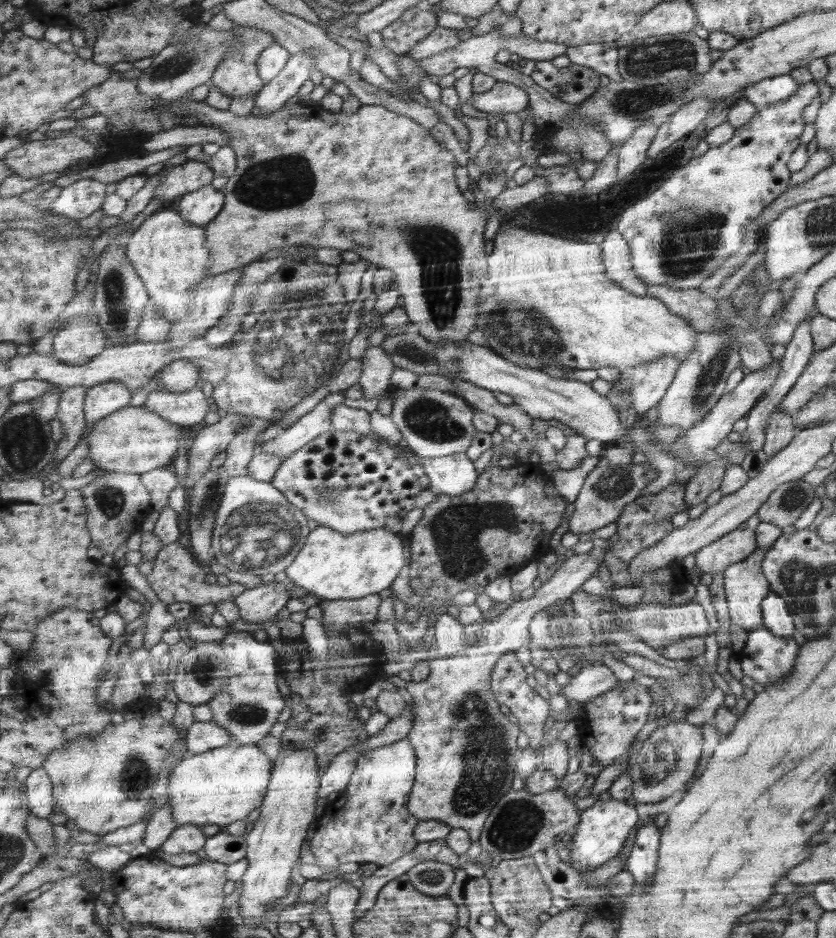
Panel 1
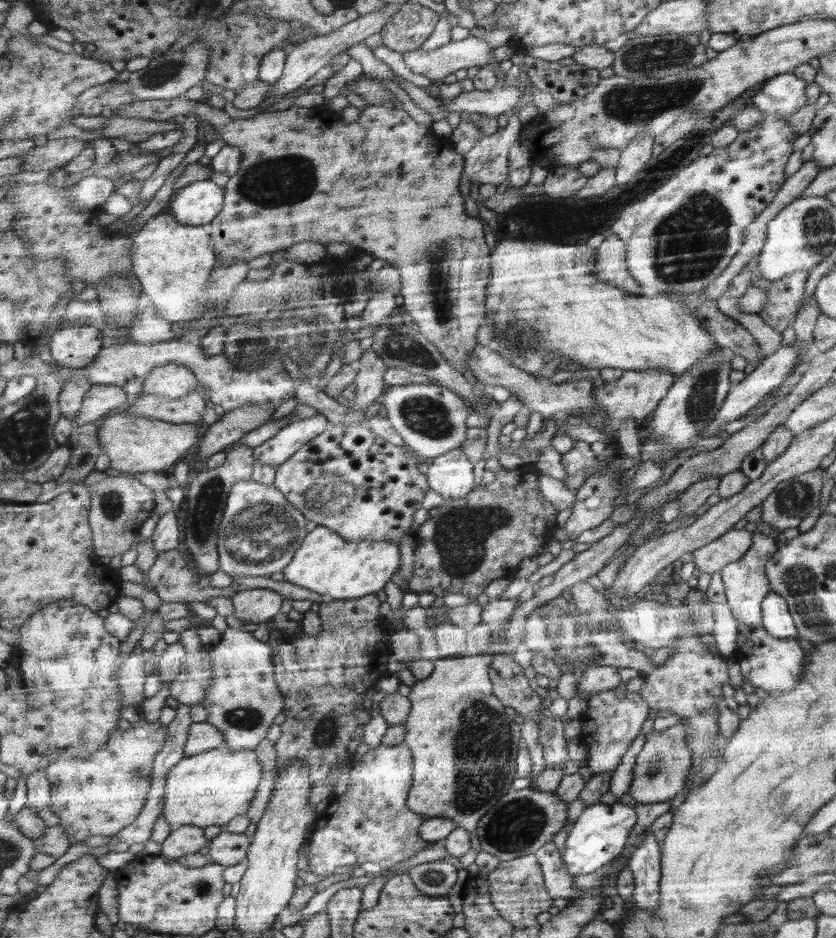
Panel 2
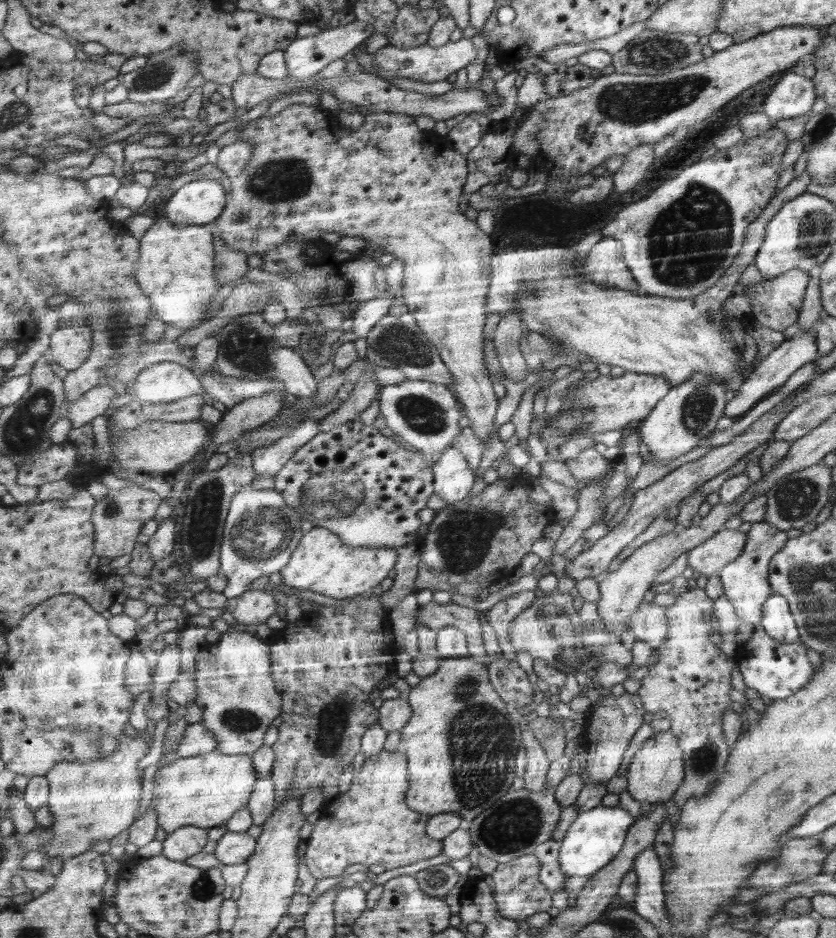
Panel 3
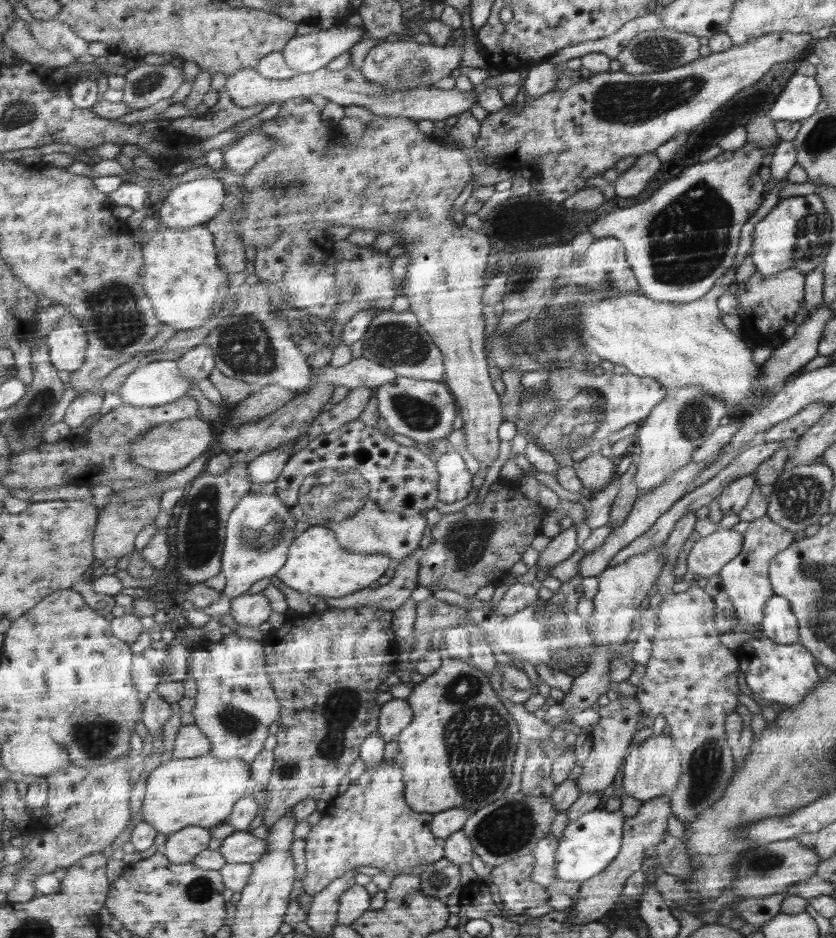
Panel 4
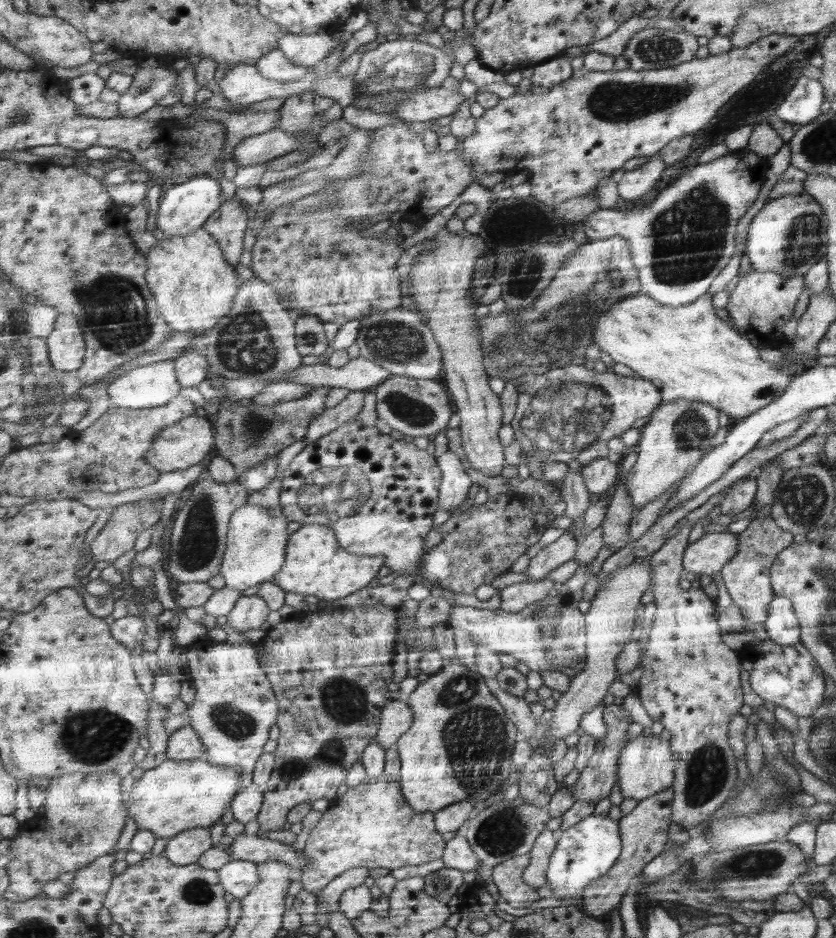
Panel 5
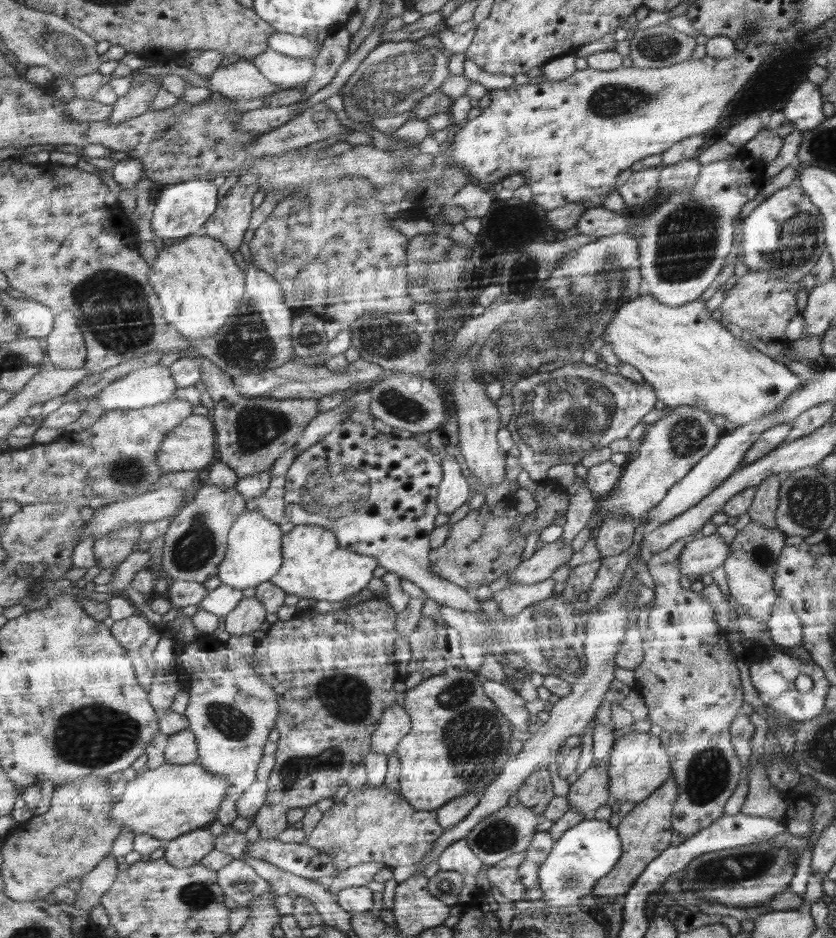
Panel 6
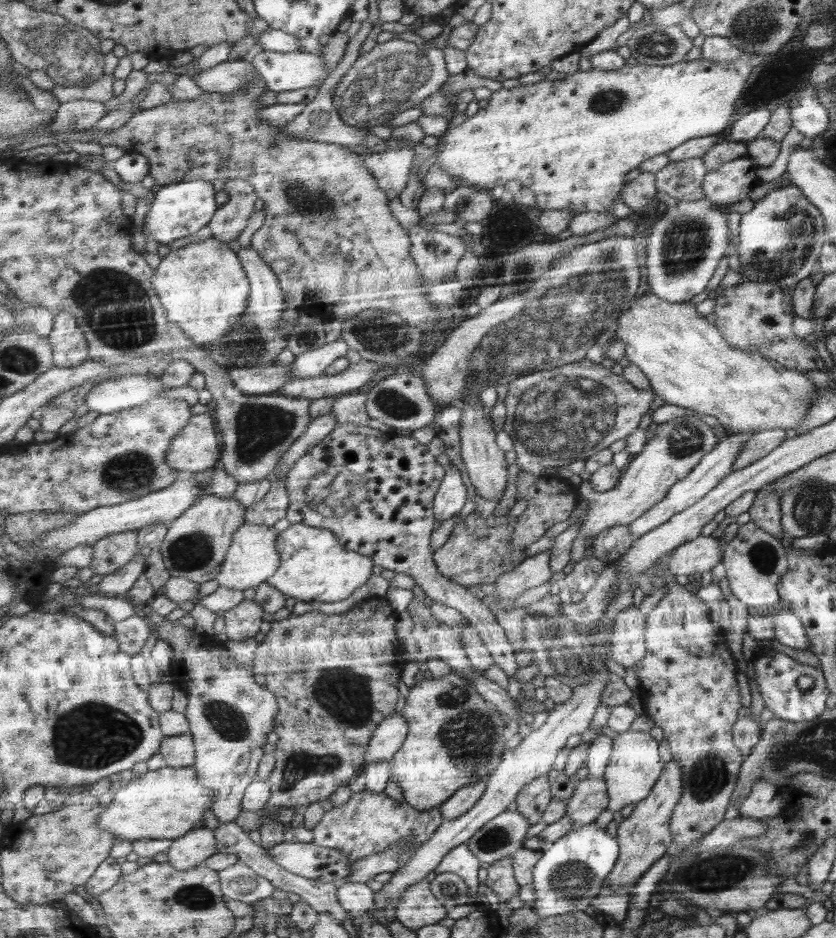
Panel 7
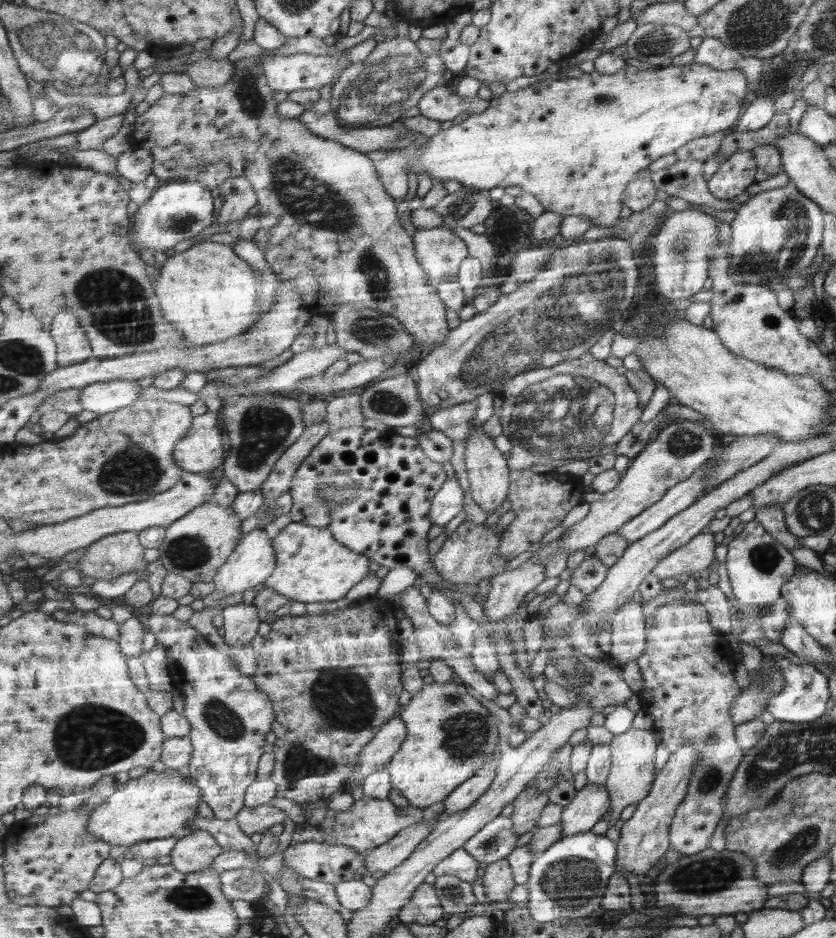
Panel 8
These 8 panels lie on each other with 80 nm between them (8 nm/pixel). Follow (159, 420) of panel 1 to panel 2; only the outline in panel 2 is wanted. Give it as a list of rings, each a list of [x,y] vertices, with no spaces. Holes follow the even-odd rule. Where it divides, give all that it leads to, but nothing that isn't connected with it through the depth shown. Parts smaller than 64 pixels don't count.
[[[115,413],[99,429],[101,453],[111,460],[111,472],[128,474],[161,471],[172,468],[174,462],[188,456],[188,450],[198,442],[198,430],[193,424],[174,424],[155,418],[132,418],[128,413]]]

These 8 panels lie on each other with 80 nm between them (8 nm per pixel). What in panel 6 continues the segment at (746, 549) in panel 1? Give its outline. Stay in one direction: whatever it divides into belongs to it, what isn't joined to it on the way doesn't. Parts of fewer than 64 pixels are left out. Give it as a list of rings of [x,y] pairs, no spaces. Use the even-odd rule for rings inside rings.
[[[718,532],[709,536],[696,536],[685,546],[679,558],[681,574],[683,577],[689,574],[712,573],[713,570],[721,568],[731,550],[724,544],[724,538]]]

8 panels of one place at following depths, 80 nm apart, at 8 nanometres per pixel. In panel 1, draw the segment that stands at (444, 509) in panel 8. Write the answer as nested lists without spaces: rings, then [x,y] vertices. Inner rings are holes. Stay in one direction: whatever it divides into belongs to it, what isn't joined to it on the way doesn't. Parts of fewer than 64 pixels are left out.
[[[390,441],[388,443],[398,447],[402,455],[406,455],[406,459],[410,459],[410,463],[424,467],[426,477],[429,478],[429,488],[436,495],[455,497],[464,494],[466,490],[476,488],[476,480],[480,480],[474,470],[474,462],[470,458],[466,458],[465,453],[428,459],[413,454],[402,443]]]

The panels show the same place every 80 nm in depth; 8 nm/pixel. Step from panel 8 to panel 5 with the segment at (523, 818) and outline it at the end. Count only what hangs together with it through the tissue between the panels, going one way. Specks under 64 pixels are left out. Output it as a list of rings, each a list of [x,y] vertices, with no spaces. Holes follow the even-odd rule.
[[[534,753],[523,766],[519,798],[530,806],[546,808],[557,789],[553,762],[542,753]]]

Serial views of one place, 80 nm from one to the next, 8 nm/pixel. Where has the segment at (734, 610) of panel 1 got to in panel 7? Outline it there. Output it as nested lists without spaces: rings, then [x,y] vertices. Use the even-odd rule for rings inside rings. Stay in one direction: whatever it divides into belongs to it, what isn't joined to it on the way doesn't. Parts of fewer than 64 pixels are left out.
[[[752,521],[740,525],[737,534],[725,547],[722,560],[730,590],[754,613],[769,614],[781,602],[777,584],[781,576],[787,574],[787,552],[784,548],[778,537],[758,528]]]

